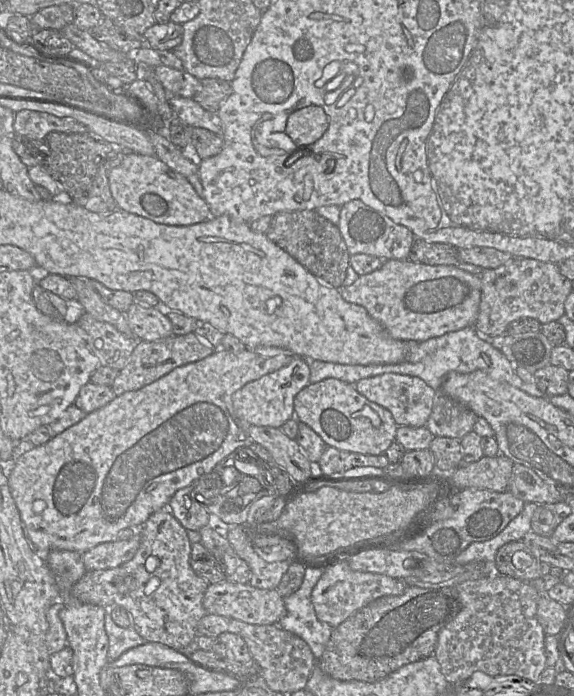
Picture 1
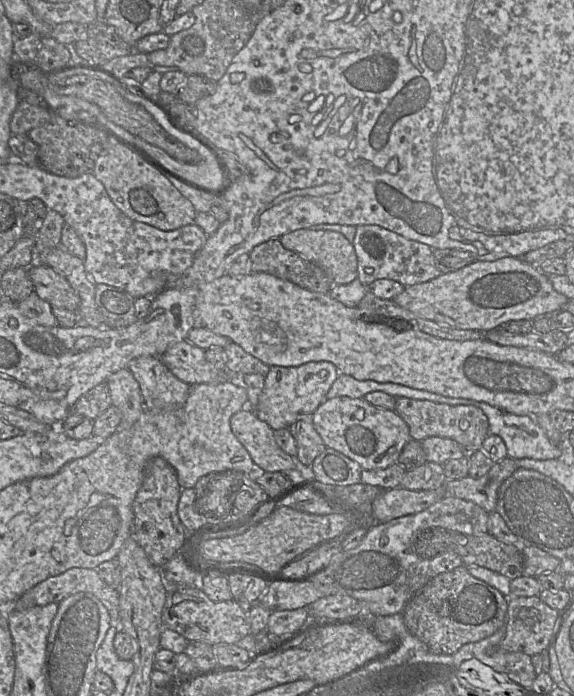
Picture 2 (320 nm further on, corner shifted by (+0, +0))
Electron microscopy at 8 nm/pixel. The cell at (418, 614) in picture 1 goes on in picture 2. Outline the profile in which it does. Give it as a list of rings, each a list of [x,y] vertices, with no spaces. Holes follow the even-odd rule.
[[[465,566],[432,578],[405,606],[402,615],[408,631],[436,655],[454,655],[463,645],[490,637],[506,626],[508,597],[473,577]]]

